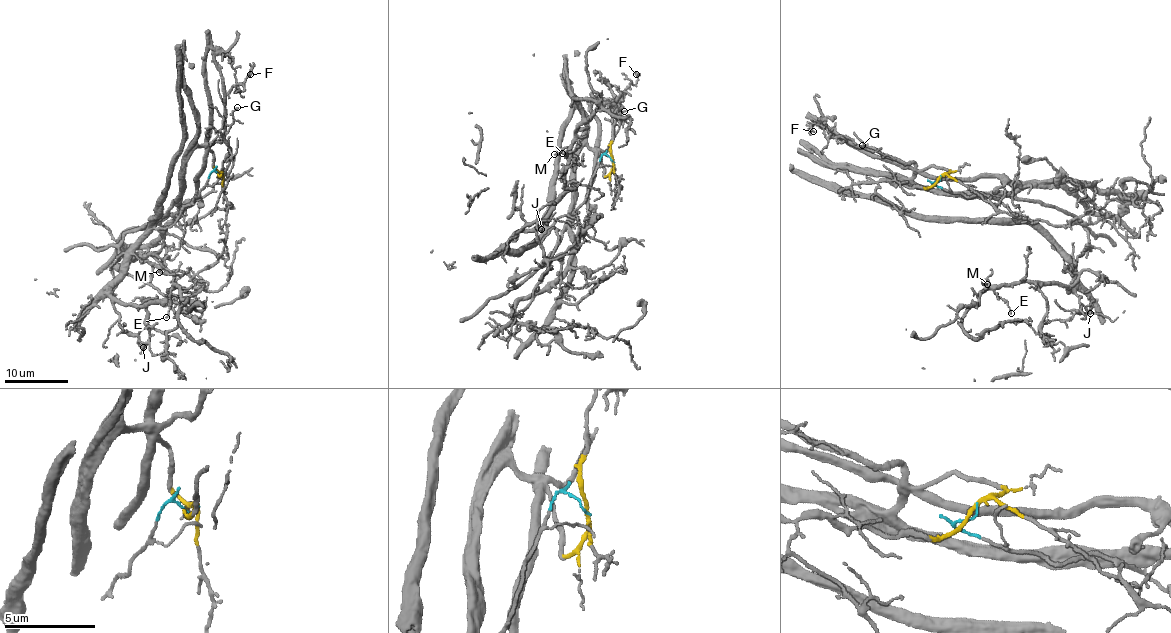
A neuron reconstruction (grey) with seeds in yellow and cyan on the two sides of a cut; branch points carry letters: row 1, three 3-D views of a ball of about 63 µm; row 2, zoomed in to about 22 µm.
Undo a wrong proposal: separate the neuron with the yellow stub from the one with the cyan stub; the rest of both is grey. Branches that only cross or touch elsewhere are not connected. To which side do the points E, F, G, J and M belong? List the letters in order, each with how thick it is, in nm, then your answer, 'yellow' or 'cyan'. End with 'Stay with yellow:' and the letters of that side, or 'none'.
E: 100 nm | cyan
F: 120 nm | yellow
G: 120 nm | yellow
J: 180 nm | cyan
M: 120 nm | cyan
Stay with yellow: F, G

